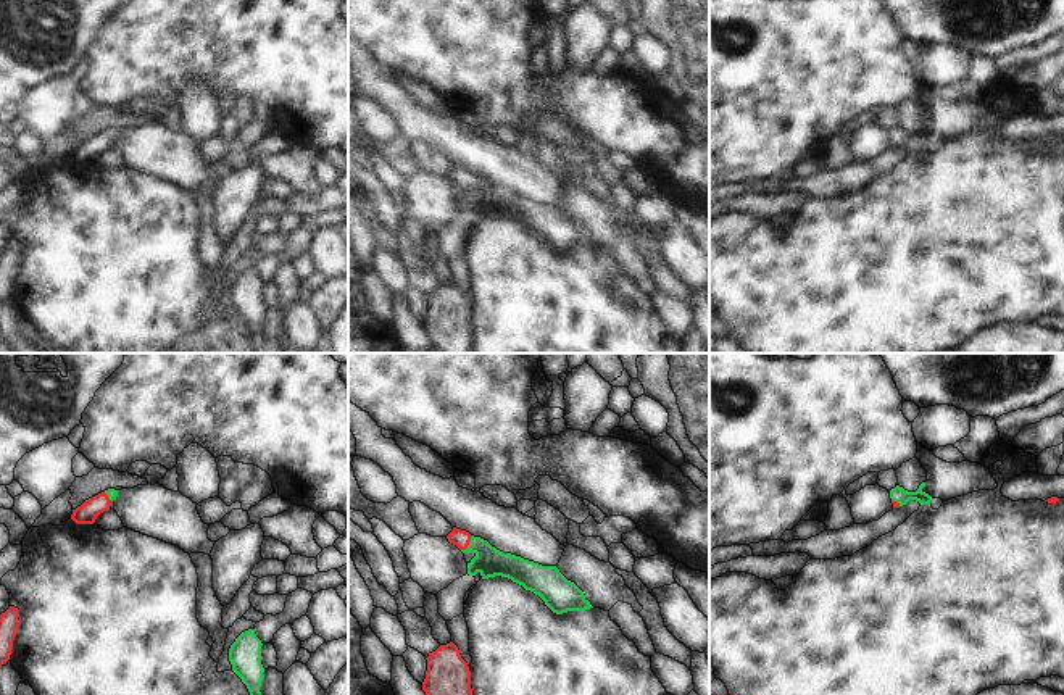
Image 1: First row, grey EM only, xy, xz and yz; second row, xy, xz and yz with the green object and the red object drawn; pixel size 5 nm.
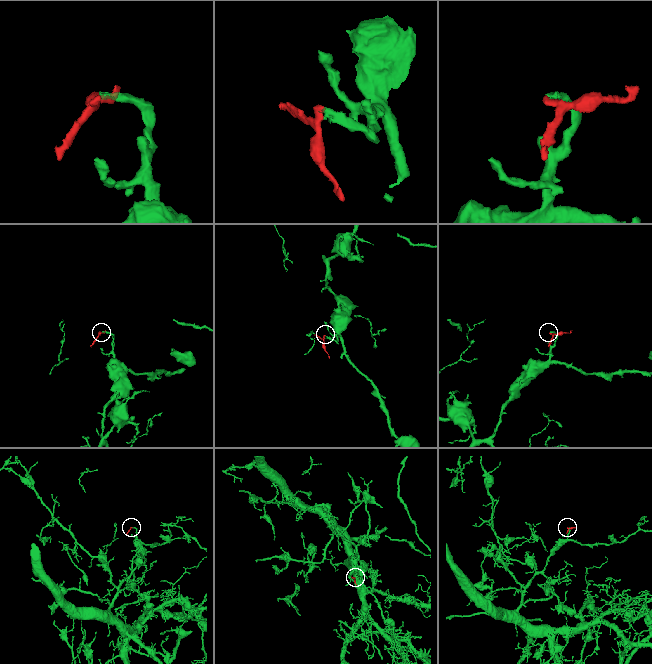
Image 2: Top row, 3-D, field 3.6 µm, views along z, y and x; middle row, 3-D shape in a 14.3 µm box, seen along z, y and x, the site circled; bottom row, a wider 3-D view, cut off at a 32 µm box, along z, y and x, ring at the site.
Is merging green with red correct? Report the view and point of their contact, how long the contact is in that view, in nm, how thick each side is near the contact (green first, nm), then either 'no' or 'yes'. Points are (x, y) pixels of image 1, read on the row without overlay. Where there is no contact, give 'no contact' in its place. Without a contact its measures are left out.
contact xz (469, 183); length 100 nm; calibres 150 and 90 nm; yes

